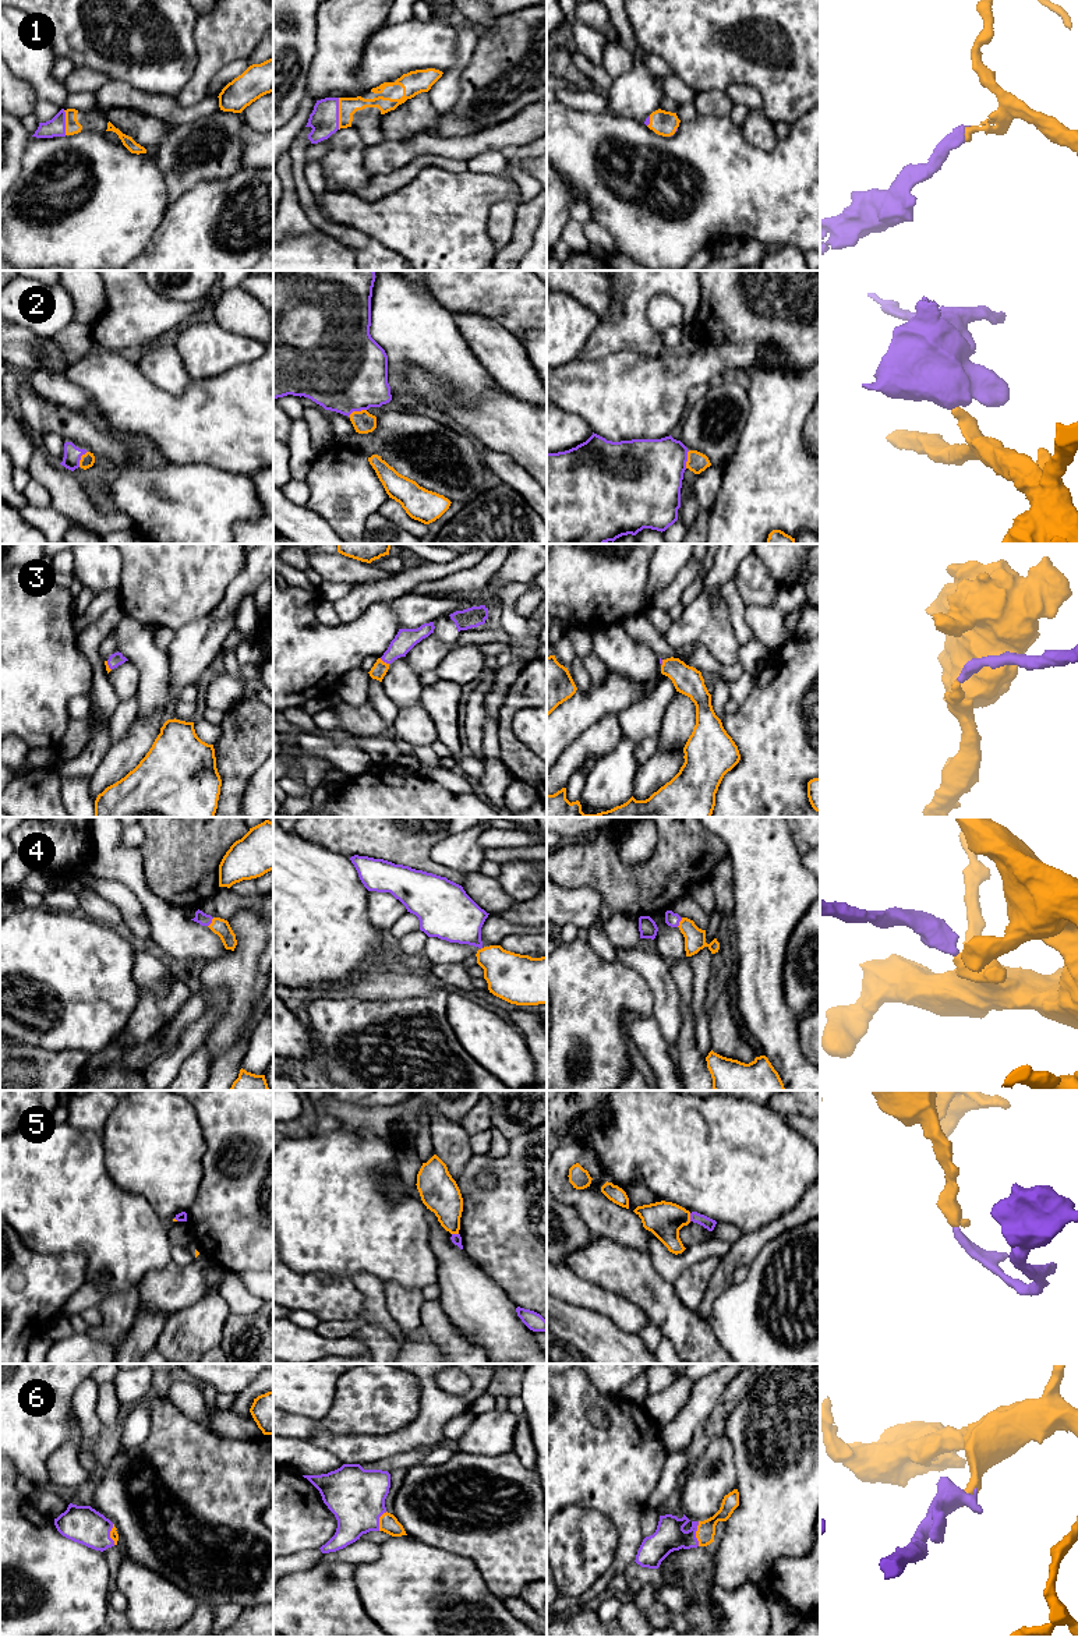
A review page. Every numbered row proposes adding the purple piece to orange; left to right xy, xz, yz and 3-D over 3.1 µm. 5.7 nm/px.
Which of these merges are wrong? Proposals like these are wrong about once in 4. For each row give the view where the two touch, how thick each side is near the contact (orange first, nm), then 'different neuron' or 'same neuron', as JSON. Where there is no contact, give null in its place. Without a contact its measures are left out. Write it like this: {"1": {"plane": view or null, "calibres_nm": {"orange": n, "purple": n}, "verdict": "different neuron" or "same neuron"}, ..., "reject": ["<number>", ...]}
{"1": {"plane": "xz", "calibres_nm": {"orange": 110, "purple": 170}, "verdict": "same neuron"}, "2": {"plane": "yz", "calibres_nm": {"orange": 120, "purple": 400}, "verdict": "same neuron"}, "3": {"plane": "xz", "calibres_nm": {"orange": 90, "purple": 120}, "verdict": "same neuron"}, "4": {"plane": "yz", "calibres_nm": {"orange": 130, "purple": 80}, "verdict": "same neuron"}, "5": {"plane": "yz", "calibres_nm": {"orange": 200, "purple": 70}, "verdict": "different neuron"}, "6": {"plane": "yz", "calibres_nm": {"orange": 110, "purple": 180}, "verdict": "same neuron"}, "reject": ["5"]}

